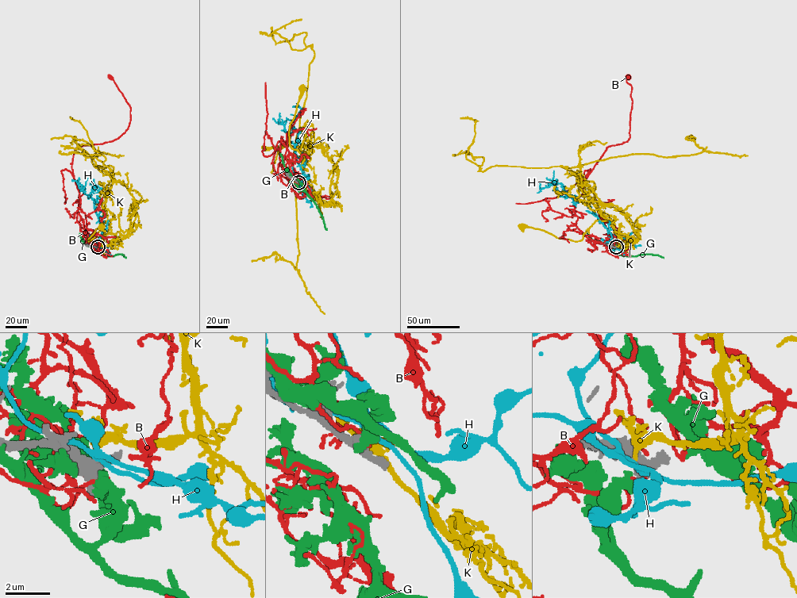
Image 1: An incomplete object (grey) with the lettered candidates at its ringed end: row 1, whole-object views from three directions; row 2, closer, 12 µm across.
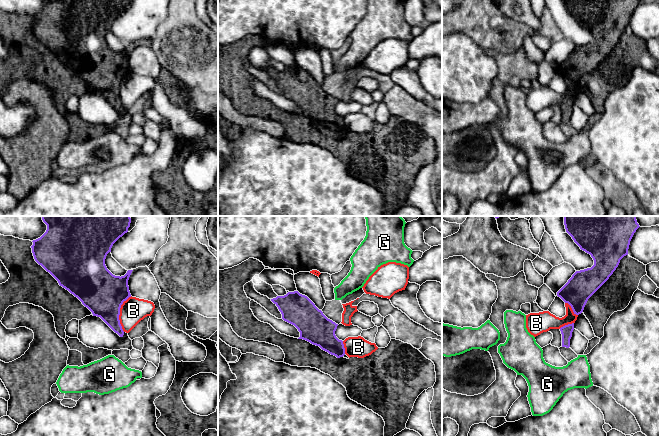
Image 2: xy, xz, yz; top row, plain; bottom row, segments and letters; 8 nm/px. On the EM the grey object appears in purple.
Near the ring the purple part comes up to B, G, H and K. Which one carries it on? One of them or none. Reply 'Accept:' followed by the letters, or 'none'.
Accept: none

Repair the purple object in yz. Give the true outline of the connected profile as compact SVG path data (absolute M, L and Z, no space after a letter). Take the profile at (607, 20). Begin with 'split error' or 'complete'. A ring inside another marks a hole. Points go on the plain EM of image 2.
complete; M564 0L566 8L581 26L590 30L594 36L591 44L576 47L568 58L557 68L568 79L574 90L583 88L588 75L609 55L618 43L620 36L628 31L630 17L640 3L639 0Z

